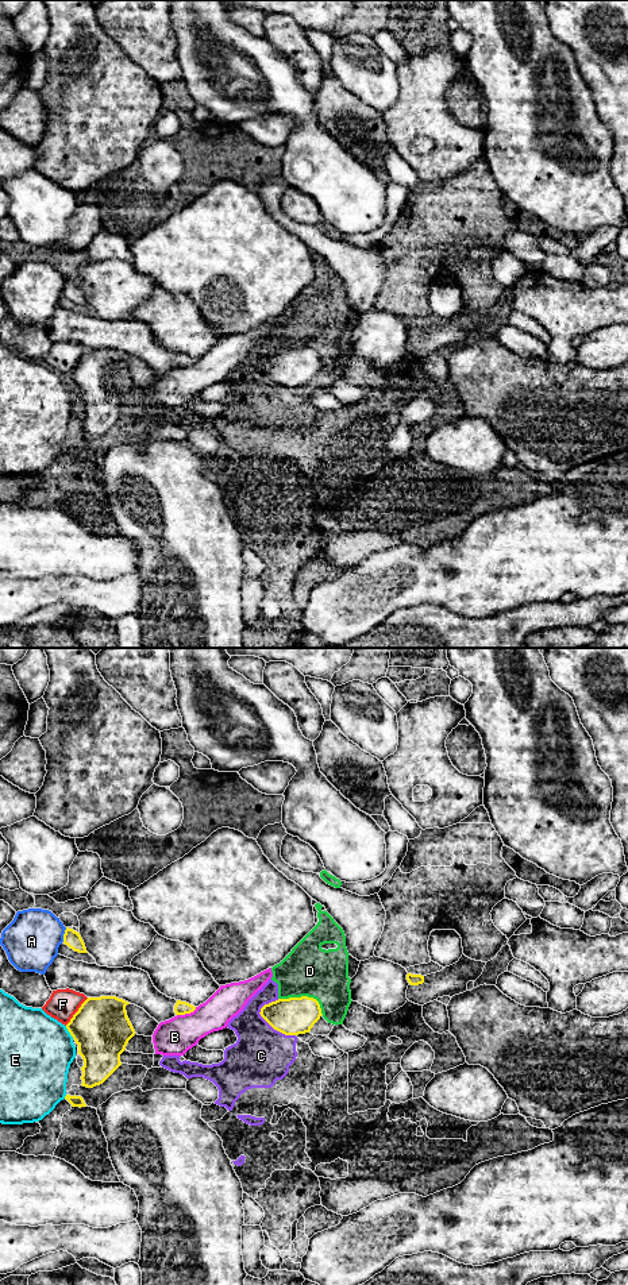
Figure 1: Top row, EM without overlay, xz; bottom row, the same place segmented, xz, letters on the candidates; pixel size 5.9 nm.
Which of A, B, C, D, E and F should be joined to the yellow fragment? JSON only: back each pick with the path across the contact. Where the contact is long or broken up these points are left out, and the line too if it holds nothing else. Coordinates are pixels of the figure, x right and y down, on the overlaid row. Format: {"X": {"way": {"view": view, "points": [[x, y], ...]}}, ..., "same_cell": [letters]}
{"same_cell": []}

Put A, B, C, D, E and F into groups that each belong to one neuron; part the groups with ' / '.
A / B / C D / E / F

